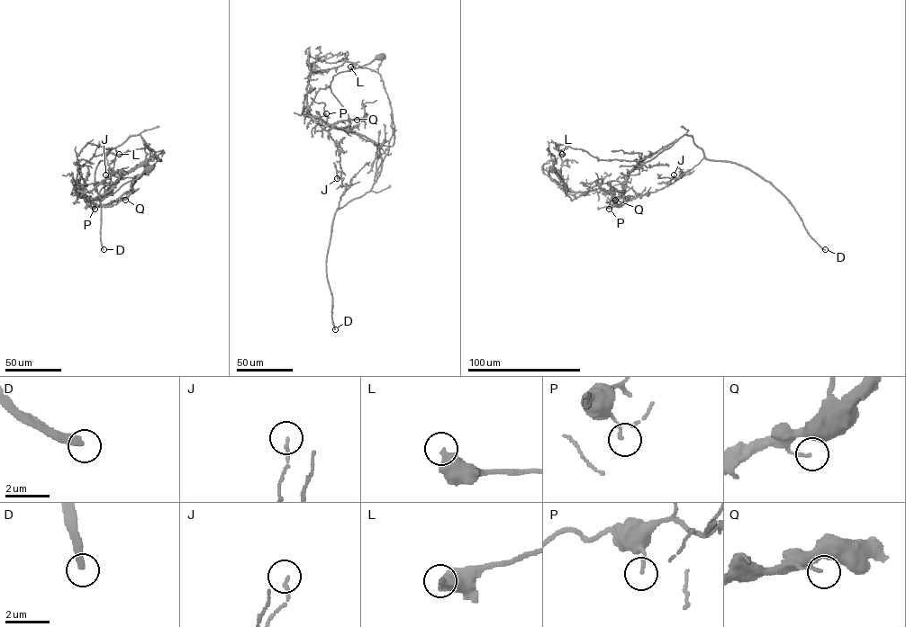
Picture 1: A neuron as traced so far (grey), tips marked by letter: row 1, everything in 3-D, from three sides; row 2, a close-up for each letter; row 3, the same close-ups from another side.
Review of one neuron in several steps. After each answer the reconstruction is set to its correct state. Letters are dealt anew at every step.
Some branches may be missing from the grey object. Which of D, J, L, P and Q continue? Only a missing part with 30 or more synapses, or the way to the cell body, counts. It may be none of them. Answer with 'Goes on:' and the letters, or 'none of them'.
Goes on: D

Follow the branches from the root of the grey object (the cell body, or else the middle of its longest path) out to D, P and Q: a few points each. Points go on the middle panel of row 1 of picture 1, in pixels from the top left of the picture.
D: (380, 57), (330, 84), (345, 128), (377, 155), (371, 189), (333, 219), (335, 329)
P: (380, 57), (333, 76), (330, 92), (348, 113), (348, 124), (325, 130), (323, 128), (328, 124), (326, 113)
Q: (380, 57), (337, 73), (330, 82), (330, 92), (349, 122), (341, 129), (323, 129), (357, 120)

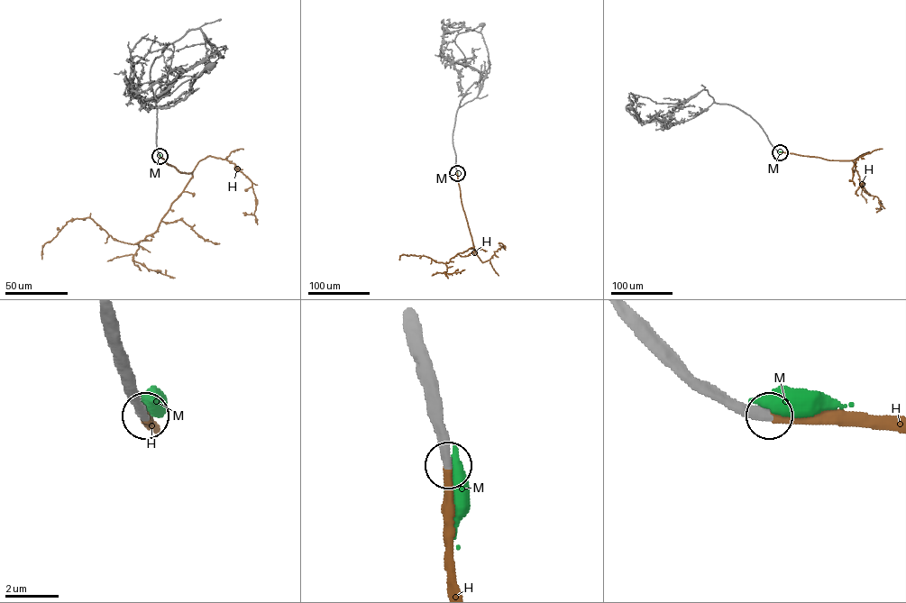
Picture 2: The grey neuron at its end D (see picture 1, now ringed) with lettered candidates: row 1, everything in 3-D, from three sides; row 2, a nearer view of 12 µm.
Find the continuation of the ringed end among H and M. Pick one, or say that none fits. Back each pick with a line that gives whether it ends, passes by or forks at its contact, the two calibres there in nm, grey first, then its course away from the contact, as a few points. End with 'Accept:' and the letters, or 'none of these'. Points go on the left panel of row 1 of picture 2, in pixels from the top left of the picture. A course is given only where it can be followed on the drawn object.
H: it ends; calibres 400 and 320 nm; course (160, 156), (192, 177), (151, 234), (135, 244), (123, 242), (90, 218), (76, 218), (44, 244), (42, 259)
Accept: H

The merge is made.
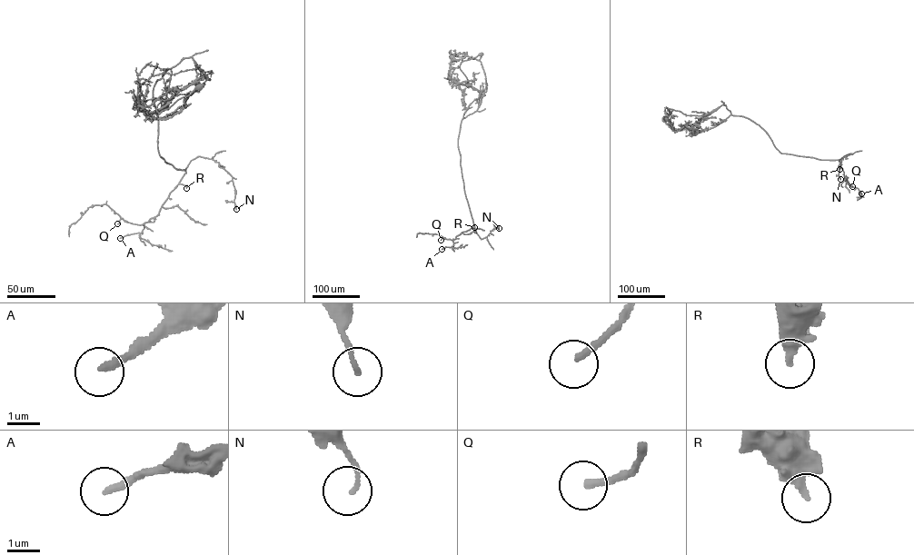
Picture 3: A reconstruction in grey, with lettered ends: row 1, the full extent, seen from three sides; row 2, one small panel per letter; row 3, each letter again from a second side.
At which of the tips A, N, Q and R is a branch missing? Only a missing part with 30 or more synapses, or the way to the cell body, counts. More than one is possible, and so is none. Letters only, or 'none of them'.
A

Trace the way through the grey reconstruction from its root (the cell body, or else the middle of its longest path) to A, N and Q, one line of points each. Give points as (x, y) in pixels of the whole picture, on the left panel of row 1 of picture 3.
A: (199, 86), (159, 113), (196, 79), (194, 61), (156, 82), (159, 153), (185, 173), (141, 232), (120, 238)
N: (199, 86), (159, 113), (196, 79), (194, 61), (156, 82), (159, 153), (176, 169), (217, 162), (236, 209)
Q: (199, 86), (159, 113), (196, 79), (194, 61), (156, 82), (159, 153), (185, 173), (156, 216), (117, 223)

